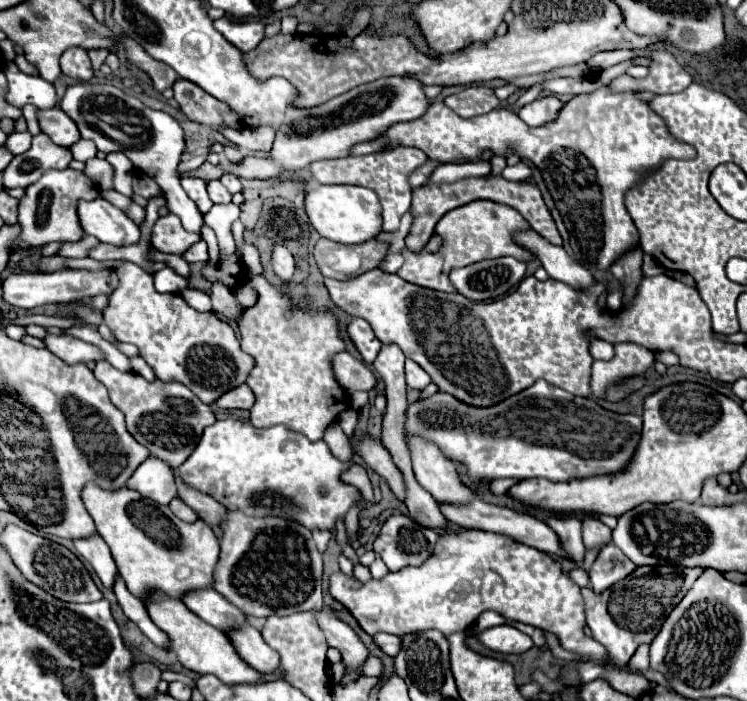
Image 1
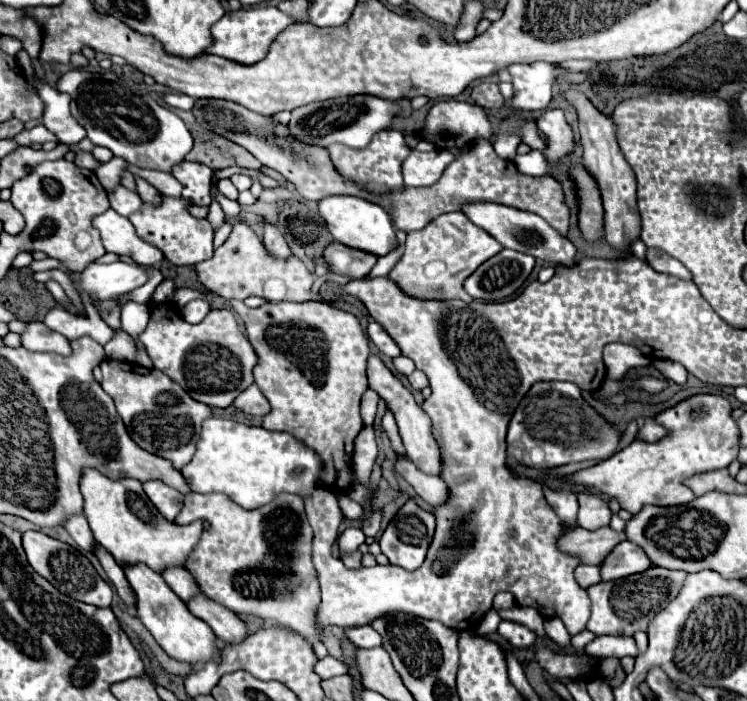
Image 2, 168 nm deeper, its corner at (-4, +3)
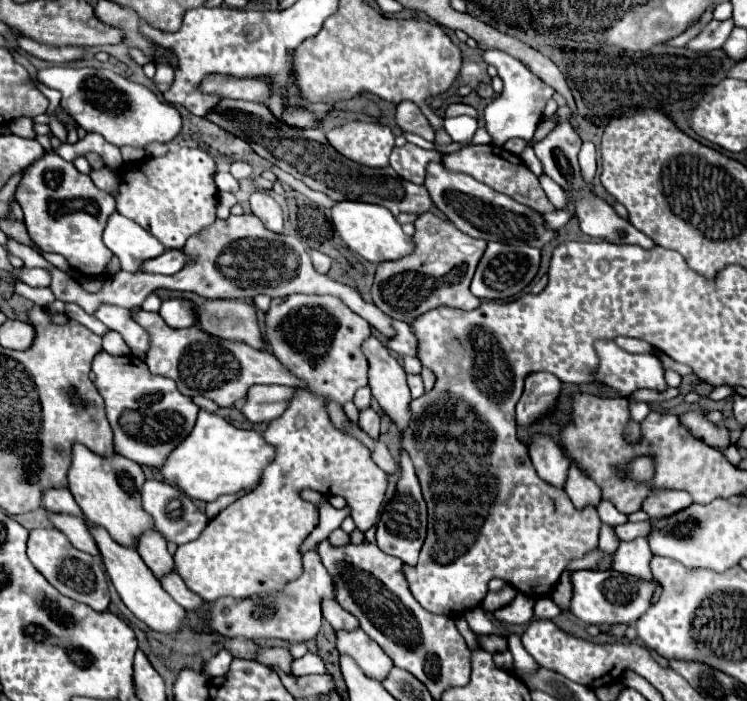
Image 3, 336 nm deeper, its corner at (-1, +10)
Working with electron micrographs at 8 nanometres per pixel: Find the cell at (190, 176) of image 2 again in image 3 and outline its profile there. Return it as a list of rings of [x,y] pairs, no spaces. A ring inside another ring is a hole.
[[[179,148],[177,152],[169,152],[159,158],[143,158],[139,162],[125,164],[119,170],[119,186],[113,196],[117,212],[135,220],[165,248],[179,250],[185,246],[189,236],[215,222],[215,172],[215,160],[199,148]]]

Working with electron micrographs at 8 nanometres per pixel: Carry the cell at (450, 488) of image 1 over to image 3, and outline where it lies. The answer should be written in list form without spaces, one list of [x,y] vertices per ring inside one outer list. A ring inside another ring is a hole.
[[[369,336],[363,342],[361,350],[369,362],[369,388],[373,398],[379,402],[383,412],[403,430],[405,422],[409,422],[411,402],[403,366],[375,336]]]

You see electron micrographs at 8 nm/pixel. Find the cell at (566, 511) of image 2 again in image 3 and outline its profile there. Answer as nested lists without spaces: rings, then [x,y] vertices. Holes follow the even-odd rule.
[[[533,434],[529,442],[529,454],[537,474],[545,482],[563,488],[569,470],[569,460],[563,454],[559,442],[549,434]]]

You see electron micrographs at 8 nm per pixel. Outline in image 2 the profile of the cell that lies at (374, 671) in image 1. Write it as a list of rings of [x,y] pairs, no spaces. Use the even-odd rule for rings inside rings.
[[[324,657],[316,663],[316,673],[322,679],[332,679],[336,675],[346,675],[348,673],[348,665],[342,659],[334,659],[334,657]]]

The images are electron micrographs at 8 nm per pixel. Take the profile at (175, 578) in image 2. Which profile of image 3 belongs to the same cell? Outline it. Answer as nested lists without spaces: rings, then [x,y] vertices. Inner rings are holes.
[[[145,530],[135,542],[135,550],[157,578],[175,570],[173,556],[167,552],[167,542],[161,538],[161,534],[153,530]]]

